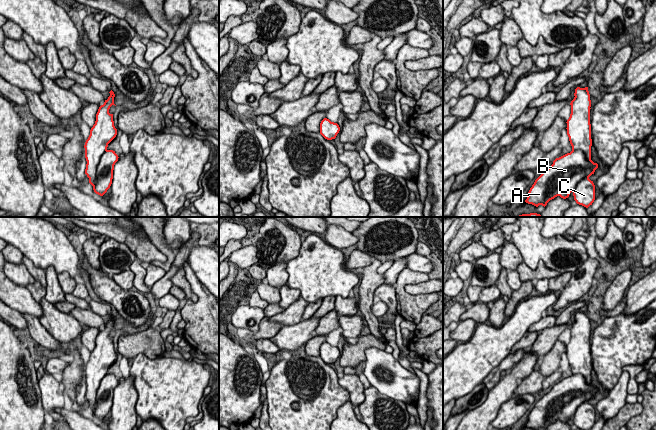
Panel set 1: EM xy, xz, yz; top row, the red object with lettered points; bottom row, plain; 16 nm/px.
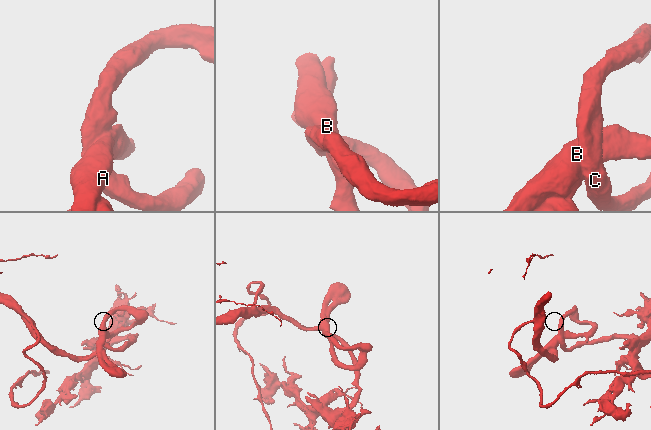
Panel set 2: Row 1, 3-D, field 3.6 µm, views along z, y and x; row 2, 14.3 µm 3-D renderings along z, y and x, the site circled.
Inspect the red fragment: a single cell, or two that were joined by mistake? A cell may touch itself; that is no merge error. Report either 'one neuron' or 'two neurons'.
one neuron

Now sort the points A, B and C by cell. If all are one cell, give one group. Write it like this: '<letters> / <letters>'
A B C

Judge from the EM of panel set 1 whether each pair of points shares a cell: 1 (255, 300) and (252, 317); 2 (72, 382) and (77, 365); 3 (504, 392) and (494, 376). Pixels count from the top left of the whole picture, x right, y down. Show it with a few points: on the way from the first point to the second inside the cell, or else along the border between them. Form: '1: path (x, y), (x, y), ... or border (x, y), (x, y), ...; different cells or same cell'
1: border (249, 304), (263, 309); different cells
2: path (72, 378), (75, 369); same cell
3: border (501, 378), (490, 390); different cells

